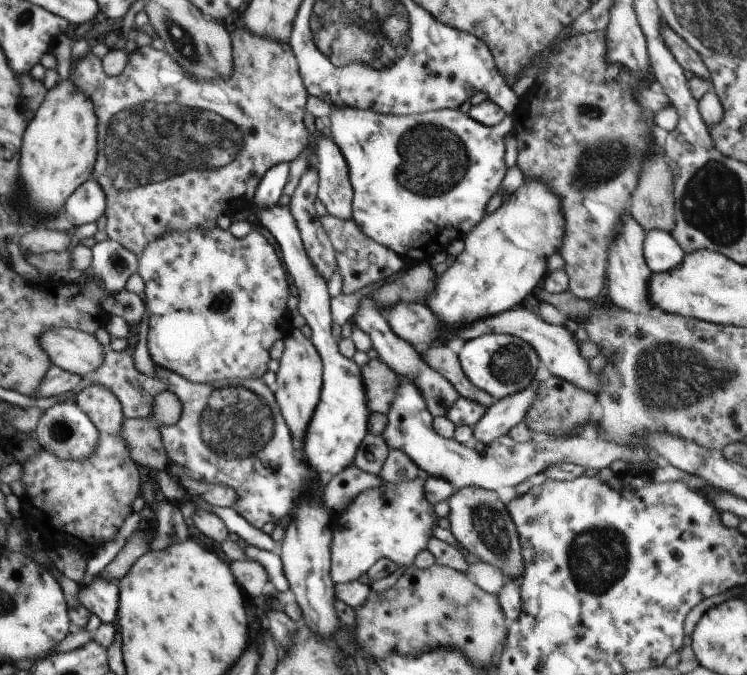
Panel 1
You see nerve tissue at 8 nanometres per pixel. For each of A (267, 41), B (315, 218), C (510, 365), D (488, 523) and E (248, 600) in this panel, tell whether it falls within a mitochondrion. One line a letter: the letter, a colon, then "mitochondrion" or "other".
A: other
B: other
C: mitochondrion
D: mitochondrion
E: other

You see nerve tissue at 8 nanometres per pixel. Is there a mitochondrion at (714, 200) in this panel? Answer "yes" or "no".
yes

